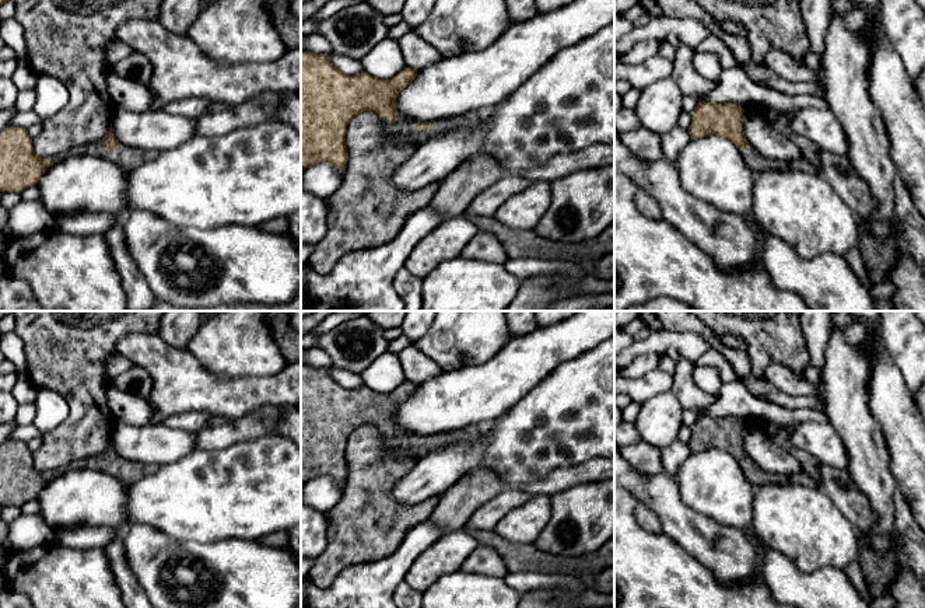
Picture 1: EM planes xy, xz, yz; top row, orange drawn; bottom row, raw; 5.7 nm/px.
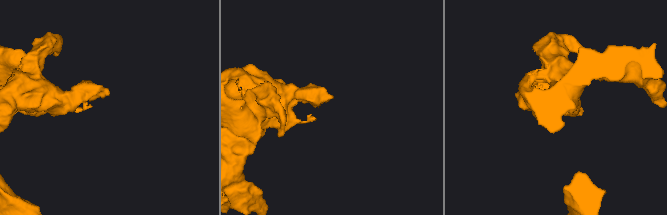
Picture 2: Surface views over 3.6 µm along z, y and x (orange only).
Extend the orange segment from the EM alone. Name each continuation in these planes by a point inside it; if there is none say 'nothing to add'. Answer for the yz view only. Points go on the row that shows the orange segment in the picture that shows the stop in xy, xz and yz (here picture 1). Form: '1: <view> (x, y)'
1: yz (757, 163)

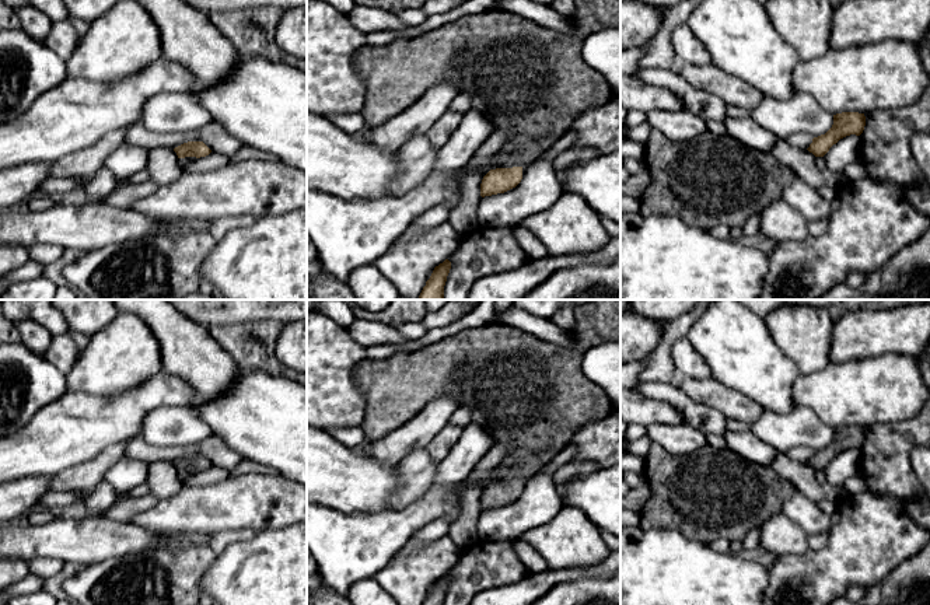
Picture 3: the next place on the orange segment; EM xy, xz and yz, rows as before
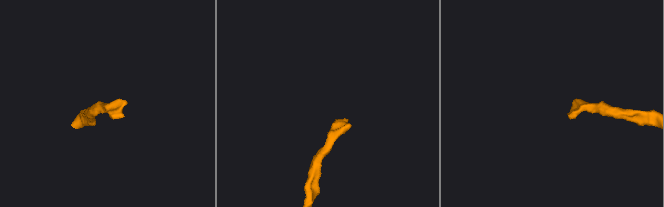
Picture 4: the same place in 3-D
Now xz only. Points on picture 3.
1: xz (520, 73)

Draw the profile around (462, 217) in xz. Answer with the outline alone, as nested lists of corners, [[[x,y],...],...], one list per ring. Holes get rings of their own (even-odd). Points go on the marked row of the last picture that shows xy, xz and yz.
[[[494,130],[475,151],[469,160],[471,172],[461,182],[461,202],[450,210],[447,224],[458,235],[462,235],[478,225],[478,204],[480,202],[480,183],[483,174],[480,167],[496,154],[507,140],[507,132]]]

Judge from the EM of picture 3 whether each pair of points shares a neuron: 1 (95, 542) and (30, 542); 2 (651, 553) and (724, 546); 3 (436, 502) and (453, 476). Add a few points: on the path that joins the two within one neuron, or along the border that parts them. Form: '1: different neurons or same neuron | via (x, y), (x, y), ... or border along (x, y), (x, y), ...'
1: same neuron | via (79, 542), (46, 542)
2: different neurons | border along (710, 545), (719, 552), (730, 552)
3: same neuron | via (441, 496), (441, 489), (447, 482)

